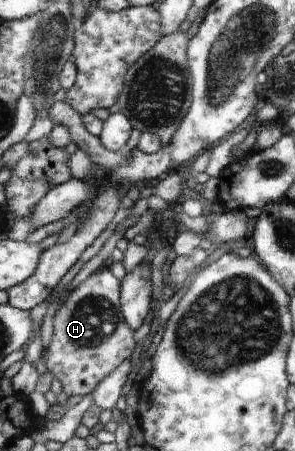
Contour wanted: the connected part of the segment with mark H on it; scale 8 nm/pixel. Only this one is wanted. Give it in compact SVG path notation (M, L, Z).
M99 269L69 293L56 311L54 334L43 359L69 397L91 394L104 377L131 358L135 339L119 303L119 285L122 283L110 270Z

